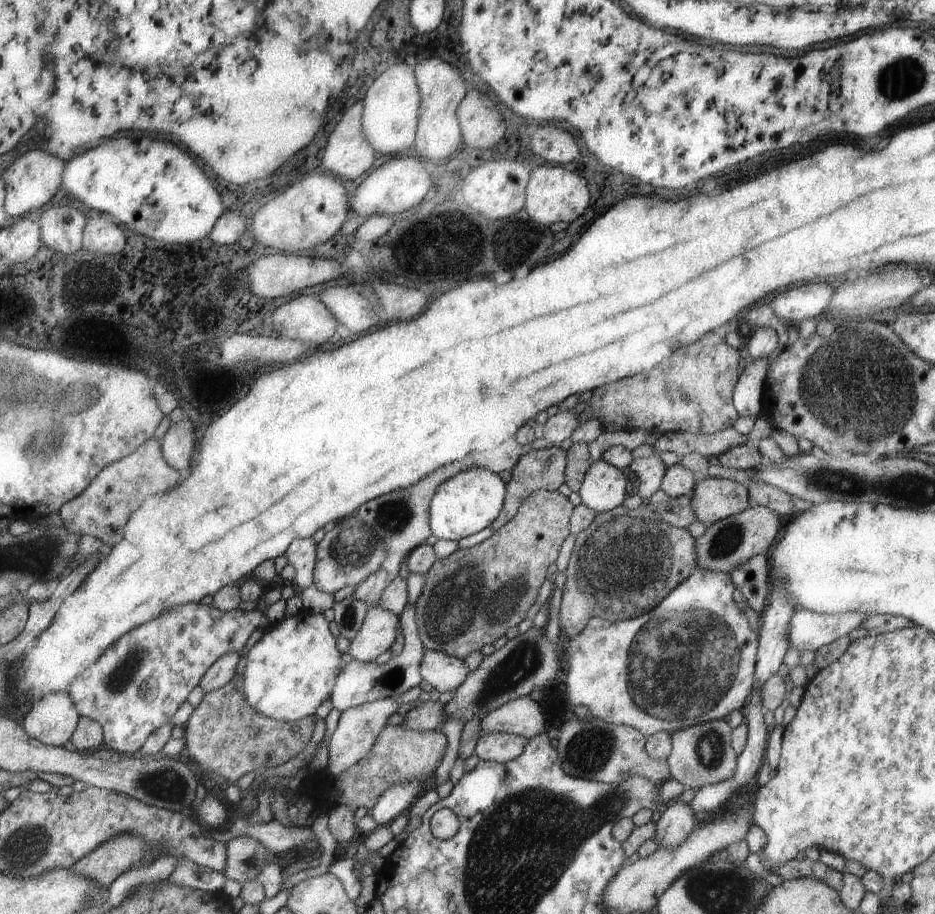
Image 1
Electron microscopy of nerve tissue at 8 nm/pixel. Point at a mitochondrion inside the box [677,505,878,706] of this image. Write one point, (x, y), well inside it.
(728, 538)

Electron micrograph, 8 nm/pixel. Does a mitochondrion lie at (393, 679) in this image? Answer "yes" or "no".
no

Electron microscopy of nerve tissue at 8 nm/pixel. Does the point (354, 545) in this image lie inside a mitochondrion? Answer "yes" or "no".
yes

